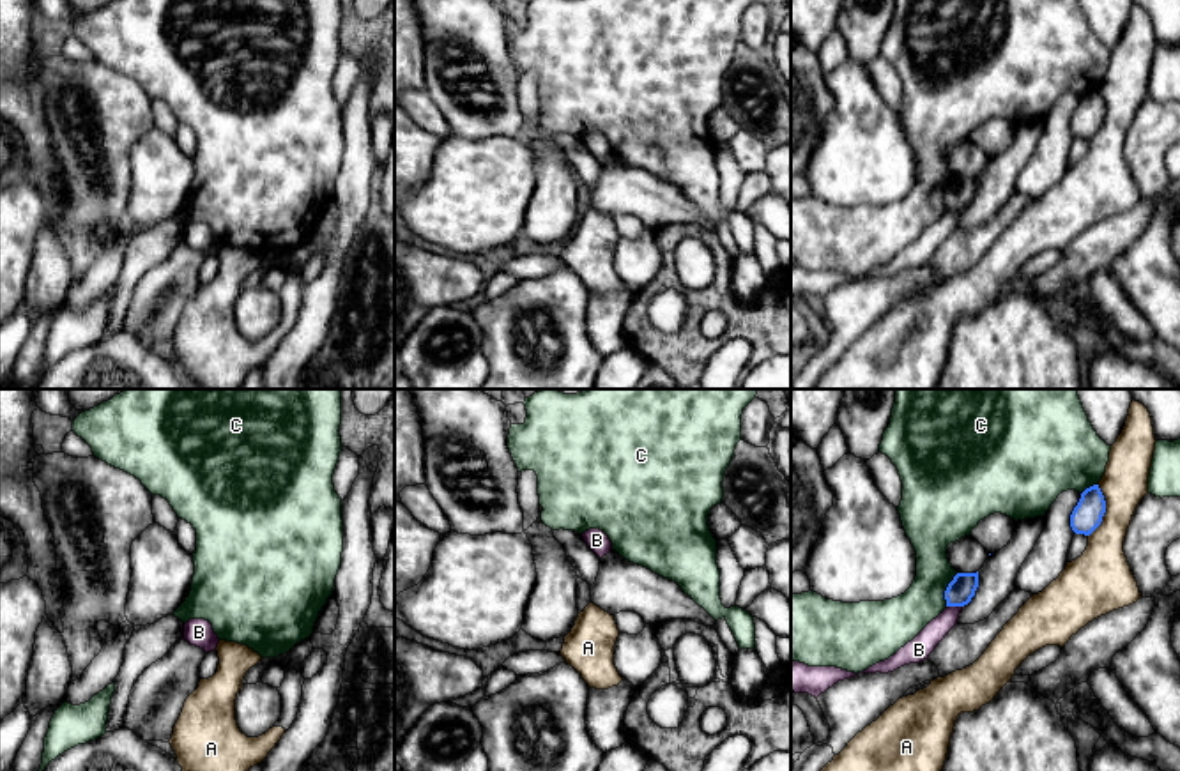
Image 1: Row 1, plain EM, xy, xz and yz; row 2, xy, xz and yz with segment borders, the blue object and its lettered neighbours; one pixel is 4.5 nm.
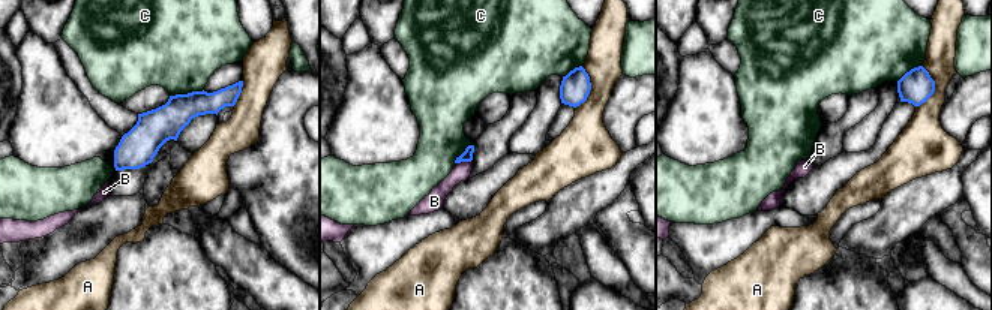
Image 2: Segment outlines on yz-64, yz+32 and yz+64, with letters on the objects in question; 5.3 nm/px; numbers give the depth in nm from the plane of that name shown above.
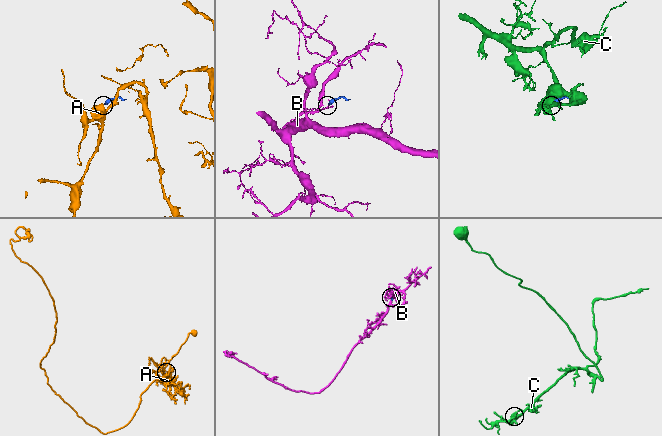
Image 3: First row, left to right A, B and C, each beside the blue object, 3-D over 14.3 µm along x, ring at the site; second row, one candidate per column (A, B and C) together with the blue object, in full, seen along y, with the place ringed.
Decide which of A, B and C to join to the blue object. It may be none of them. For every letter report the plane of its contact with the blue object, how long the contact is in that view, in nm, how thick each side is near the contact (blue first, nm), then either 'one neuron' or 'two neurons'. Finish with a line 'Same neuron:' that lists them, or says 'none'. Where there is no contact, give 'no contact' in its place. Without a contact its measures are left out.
A: meets blue in yz; contact 240 nm long; 140 nm thick on the blue side, 220 nm on the other; two neurons
B: meets blue in yz; contact 70 nm long; 120 nm thick on the blue side, 100 nm on the other; two neurons
C: meets blue in yz; contact 160 nm long; 120 nm thick on the blue side, 200 nm on the other; two neurons
Same neuron: none

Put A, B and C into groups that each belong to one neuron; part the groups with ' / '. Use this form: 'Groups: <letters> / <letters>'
Groups: A / B / C

